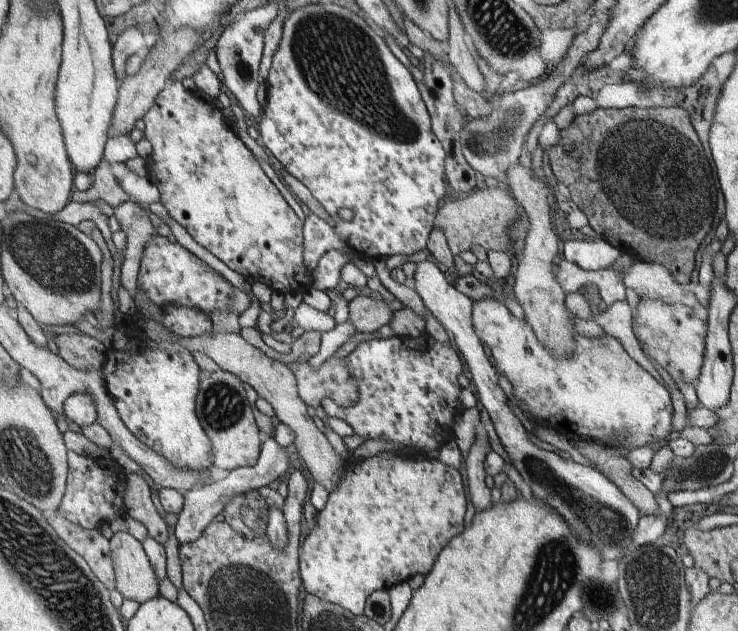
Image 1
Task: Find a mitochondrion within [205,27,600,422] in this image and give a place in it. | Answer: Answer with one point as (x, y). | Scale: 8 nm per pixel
(485, 138)

